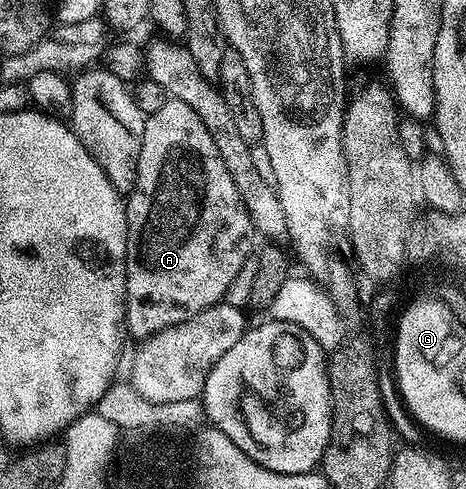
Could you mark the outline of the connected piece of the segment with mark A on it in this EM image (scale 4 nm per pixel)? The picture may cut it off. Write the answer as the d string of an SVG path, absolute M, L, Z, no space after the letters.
M167 99L164 105L146 116L145 131L143 132L143 142L141 151L135 167L135 185L130 193L126 194L125 204L127 206L127 259L123 263L123 292L125 294L125 329L132 333L136 339L152 337L155 333L160 333L163 329L169 329L174 325L179 325L183 321L189 320L193 315L197 315L203 309L208 309L223 301L225 291L229 283L233 283L237 271L252 256L251 237L253 230L251 220L243 206L243 200L237 195L237 187L233 187L233 179L221 163L221 155L217 155L217 147L213 143L213 135L201 123L197 111L189 107L189 103Z

